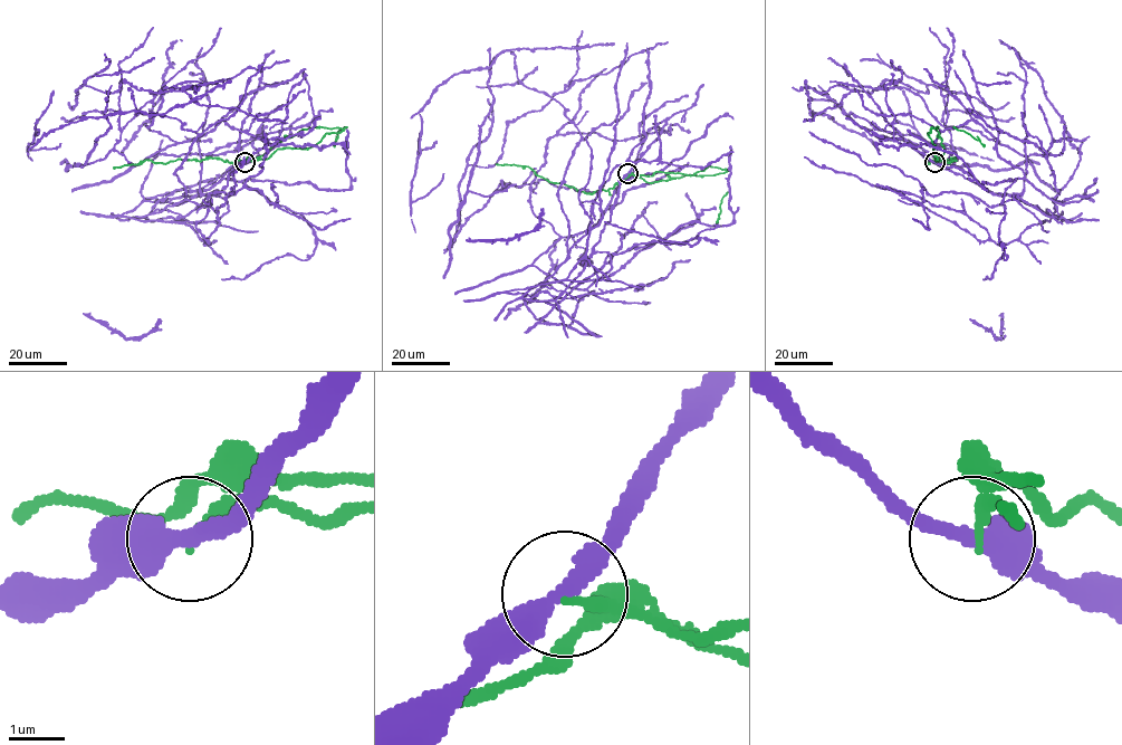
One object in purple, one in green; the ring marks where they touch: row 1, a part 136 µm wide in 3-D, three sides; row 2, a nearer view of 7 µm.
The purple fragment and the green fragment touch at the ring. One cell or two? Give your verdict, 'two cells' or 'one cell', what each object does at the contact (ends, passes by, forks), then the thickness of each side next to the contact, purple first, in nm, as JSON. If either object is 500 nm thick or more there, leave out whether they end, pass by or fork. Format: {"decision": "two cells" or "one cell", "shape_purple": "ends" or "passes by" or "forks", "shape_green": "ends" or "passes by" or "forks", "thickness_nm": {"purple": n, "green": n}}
{"decision": "two cells", "shape_purple": "passes by", "shape_green": "ends", "thickness_nm": {"purple": 340, "green": 200}}

